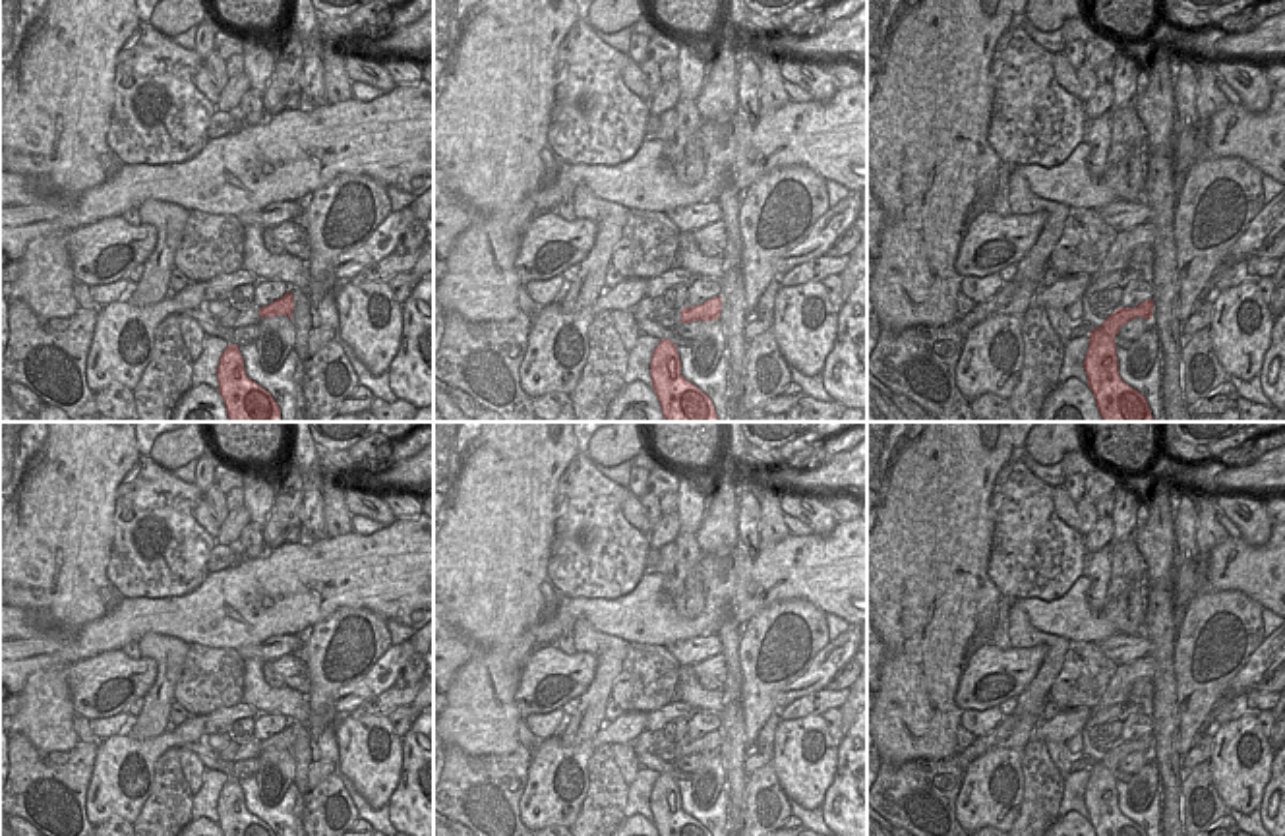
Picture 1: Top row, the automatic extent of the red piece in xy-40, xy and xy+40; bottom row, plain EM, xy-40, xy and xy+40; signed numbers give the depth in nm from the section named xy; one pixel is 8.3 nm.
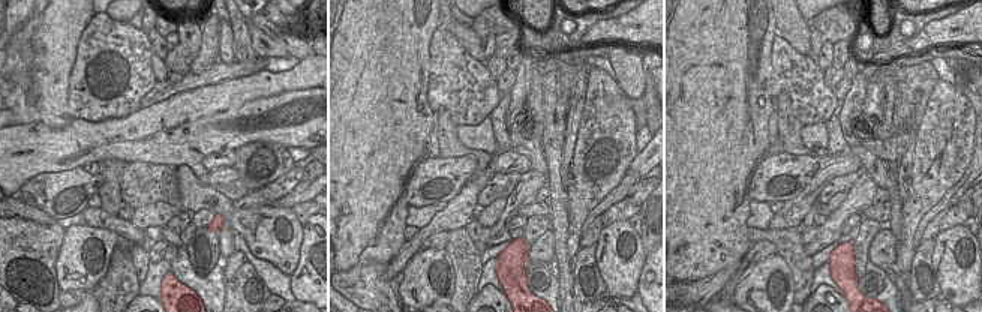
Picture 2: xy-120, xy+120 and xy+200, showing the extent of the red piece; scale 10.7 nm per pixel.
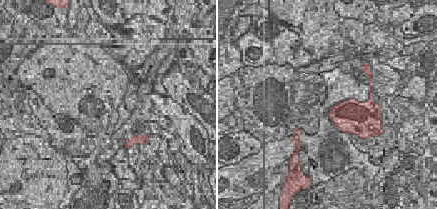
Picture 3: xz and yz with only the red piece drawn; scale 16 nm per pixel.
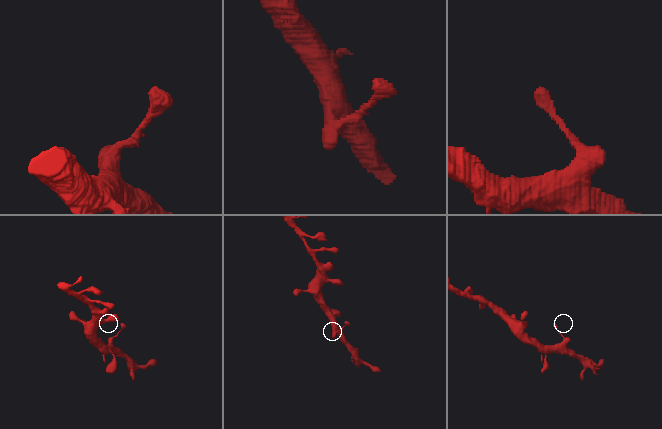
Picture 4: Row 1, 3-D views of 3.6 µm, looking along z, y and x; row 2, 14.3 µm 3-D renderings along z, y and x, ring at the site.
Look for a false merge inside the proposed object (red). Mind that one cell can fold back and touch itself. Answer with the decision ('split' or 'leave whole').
split

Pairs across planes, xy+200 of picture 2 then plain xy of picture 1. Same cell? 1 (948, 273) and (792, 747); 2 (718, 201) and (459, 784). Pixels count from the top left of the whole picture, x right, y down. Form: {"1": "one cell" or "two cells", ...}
{"1": "one cell", "2": "two cells"}

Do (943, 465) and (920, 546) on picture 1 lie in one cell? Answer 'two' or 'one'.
one

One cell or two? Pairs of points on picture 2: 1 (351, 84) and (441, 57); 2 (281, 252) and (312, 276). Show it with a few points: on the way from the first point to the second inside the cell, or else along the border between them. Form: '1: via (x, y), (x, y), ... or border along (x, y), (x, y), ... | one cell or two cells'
1: border along (437, 26), (429, 45), (429, 84), (426, 95) | two cells
2: border along (303, 230), (299, 264), (290, 275) | two cells

